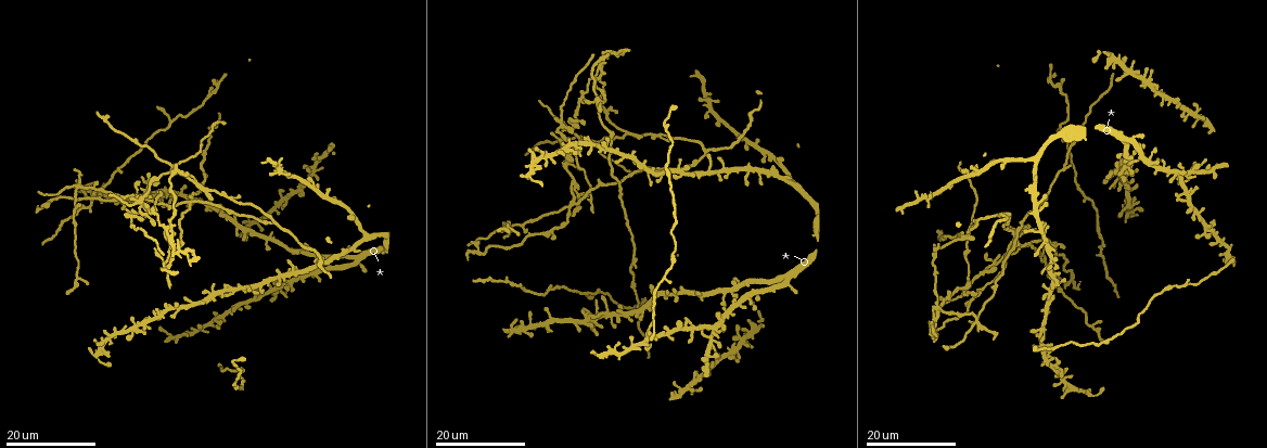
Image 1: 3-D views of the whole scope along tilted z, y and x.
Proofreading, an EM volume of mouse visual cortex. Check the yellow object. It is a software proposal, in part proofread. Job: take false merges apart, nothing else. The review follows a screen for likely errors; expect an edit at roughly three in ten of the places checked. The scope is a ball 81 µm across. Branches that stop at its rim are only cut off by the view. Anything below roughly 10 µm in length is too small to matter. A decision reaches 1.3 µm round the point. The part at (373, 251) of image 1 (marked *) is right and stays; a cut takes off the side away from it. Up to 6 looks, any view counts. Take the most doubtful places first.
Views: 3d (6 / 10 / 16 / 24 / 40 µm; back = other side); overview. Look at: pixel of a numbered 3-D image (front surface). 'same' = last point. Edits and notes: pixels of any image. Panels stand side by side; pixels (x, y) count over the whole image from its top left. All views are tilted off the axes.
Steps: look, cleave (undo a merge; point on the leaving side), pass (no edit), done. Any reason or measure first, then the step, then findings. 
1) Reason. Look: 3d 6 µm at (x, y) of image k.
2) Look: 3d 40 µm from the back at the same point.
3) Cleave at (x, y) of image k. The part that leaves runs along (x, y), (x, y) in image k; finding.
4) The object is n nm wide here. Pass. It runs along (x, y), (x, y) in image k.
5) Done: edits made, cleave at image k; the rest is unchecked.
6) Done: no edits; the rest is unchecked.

Four-way junction. Look: 3d 24 µm at (574, 201) of image 1.

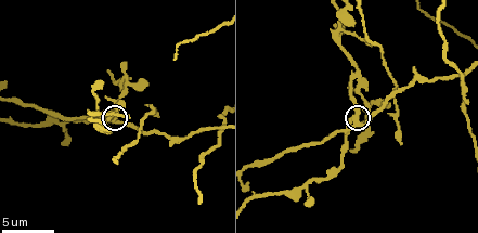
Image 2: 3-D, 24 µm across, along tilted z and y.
Look: 3d 6 µm at (356, 121) of image 2.

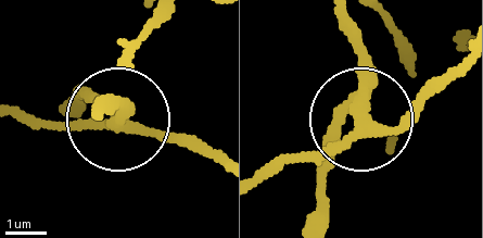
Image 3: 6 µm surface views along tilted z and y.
The object is 260 nm wide here. Cleave at (333, 167) of image 3. The part that leaves runs along (363, 116), (352, 27) in image 3; two cells meet here.

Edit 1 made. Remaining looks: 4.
Look: overview.

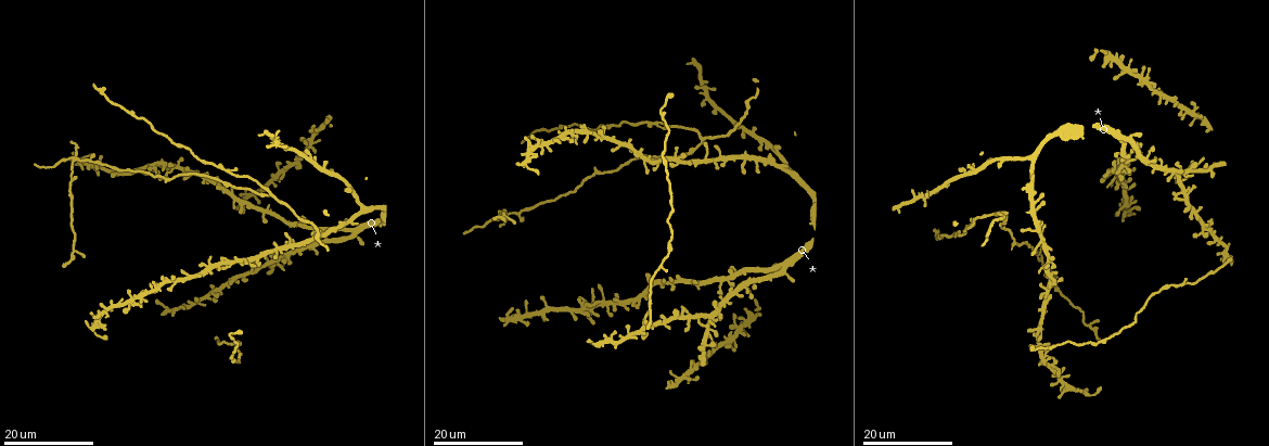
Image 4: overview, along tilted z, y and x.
Looks like a crossing. Look: 3d 24 µm at (75, 160) of image 4.

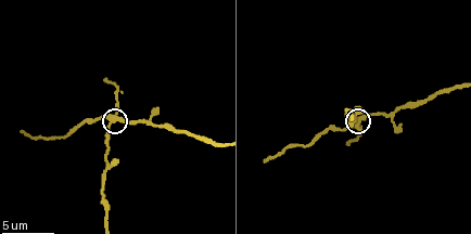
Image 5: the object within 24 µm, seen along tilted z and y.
Look: 3d 6 µm at (112, 119) of image 5.

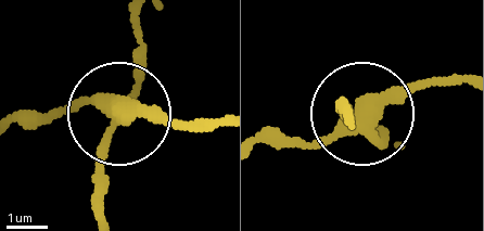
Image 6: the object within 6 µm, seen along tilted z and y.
The object is 350 nm wide here. Cleave at (139, 48) of image 6. The part that leaves runs along (120, 112), (100, 168), (99, 205) in image 6; two cells meet here.

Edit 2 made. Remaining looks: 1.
Sudden change in width. Look: 3d 10 µm at (67, 120) of image 2.

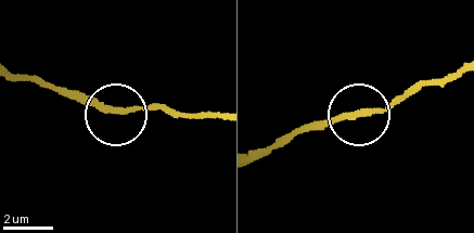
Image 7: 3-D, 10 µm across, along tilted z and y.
The object is 230 nm wide here. Pass. It runs along (219, 118), (151, 108), (107, 114), (65, 90) in image 7; all the same cell.

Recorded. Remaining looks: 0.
Done: edits made, cleave at image 3, cleave at image 6; the rest is unchecked.

